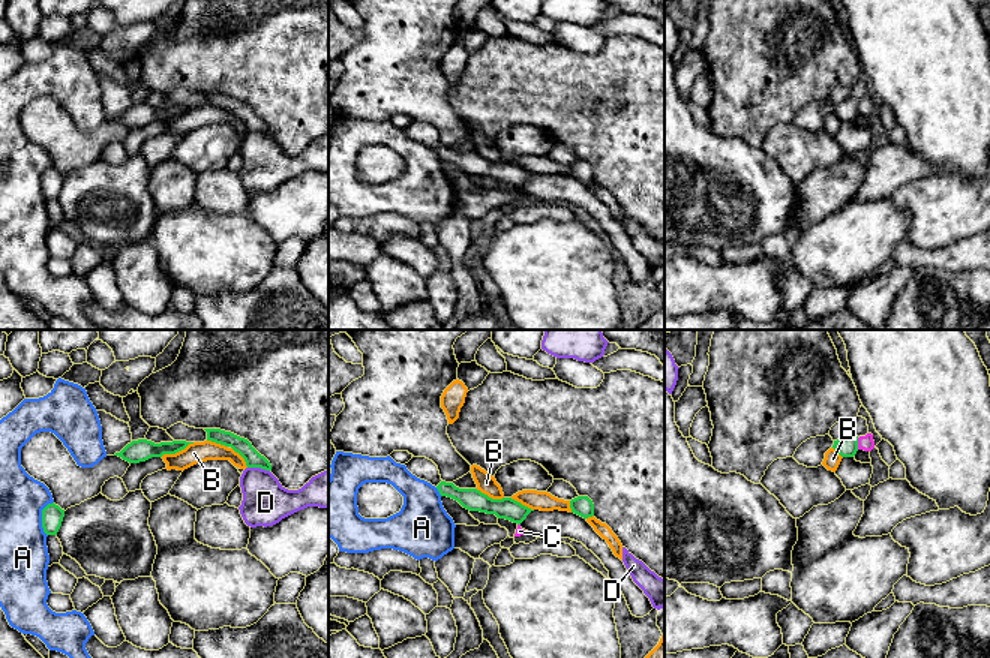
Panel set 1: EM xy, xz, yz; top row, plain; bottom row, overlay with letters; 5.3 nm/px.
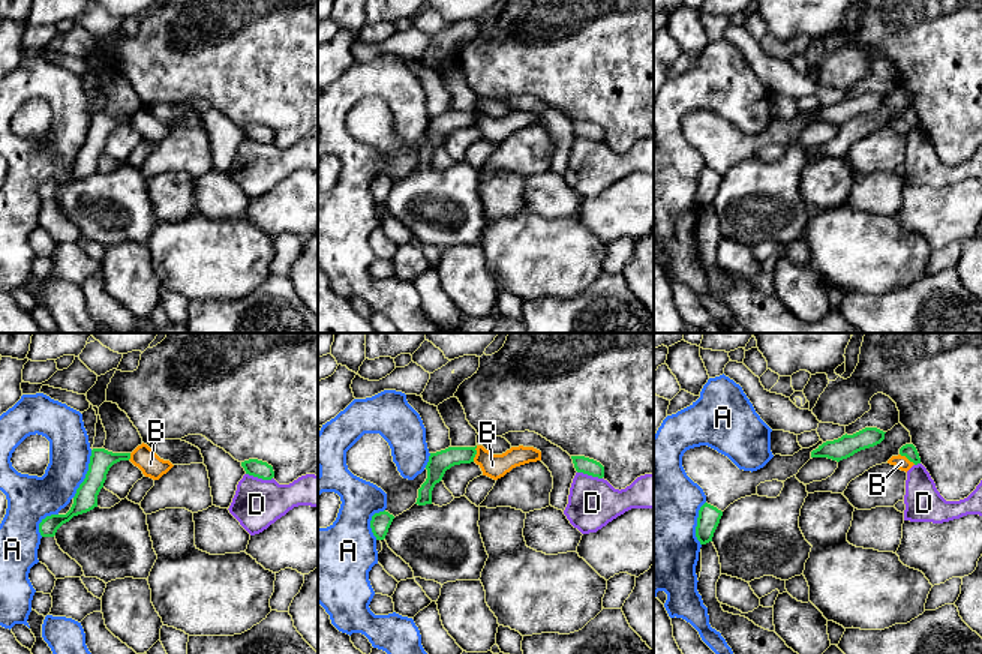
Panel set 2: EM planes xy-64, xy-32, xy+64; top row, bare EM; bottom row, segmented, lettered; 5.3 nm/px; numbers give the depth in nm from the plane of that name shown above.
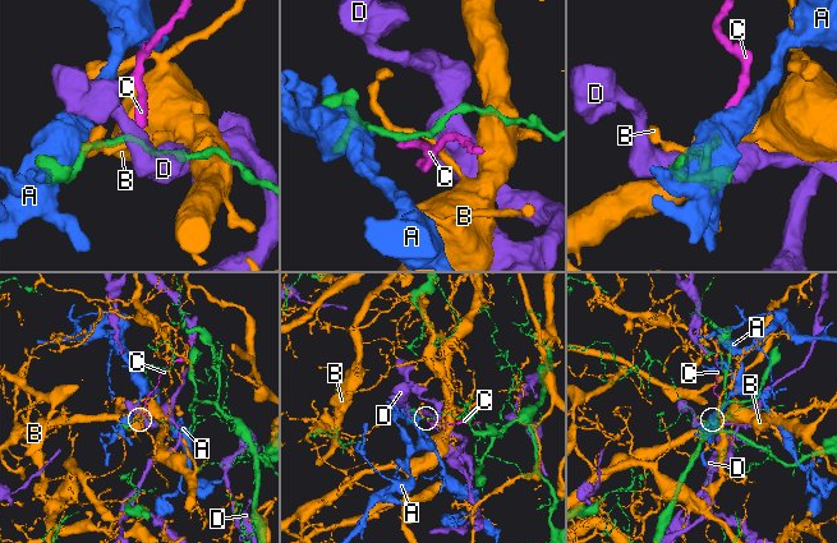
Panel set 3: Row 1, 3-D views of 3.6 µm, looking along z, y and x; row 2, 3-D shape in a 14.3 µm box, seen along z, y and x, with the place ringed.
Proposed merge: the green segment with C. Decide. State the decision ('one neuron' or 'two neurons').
two neurons

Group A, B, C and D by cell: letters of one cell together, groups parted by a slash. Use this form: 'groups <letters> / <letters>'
groups A / B / C / D

